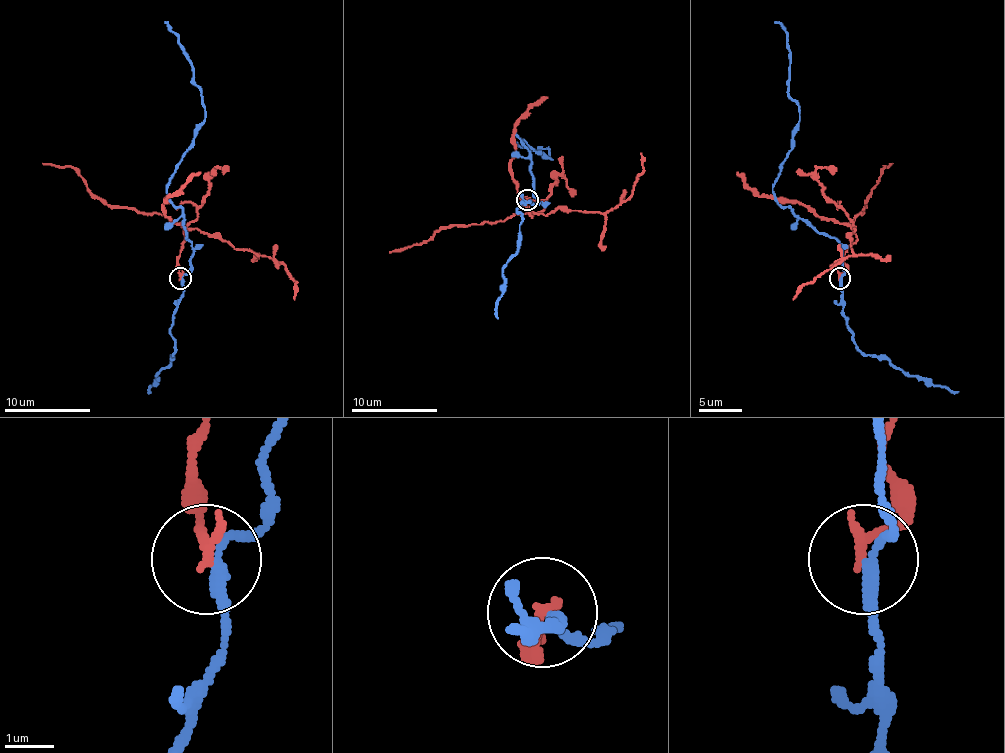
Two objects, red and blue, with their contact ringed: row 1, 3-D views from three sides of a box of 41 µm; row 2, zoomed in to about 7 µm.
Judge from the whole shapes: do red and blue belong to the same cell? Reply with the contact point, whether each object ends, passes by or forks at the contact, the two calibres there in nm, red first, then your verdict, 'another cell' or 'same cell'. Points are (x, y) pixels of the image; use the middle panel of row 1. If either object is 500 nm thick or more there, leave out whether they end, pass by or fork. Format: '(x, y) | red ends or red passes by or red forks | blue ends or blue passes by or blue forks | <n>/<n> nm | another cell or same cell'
(527, 199) | red ends | blue passes by | 220/220 nm | another cell

